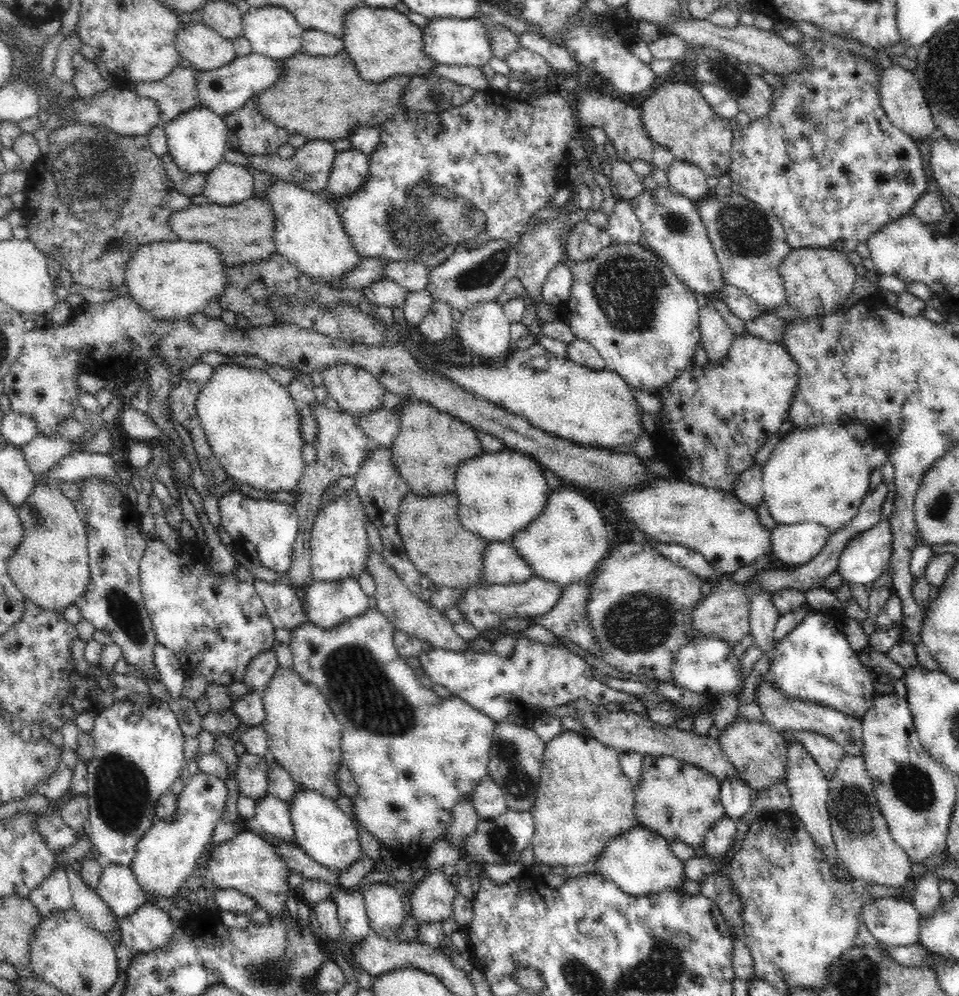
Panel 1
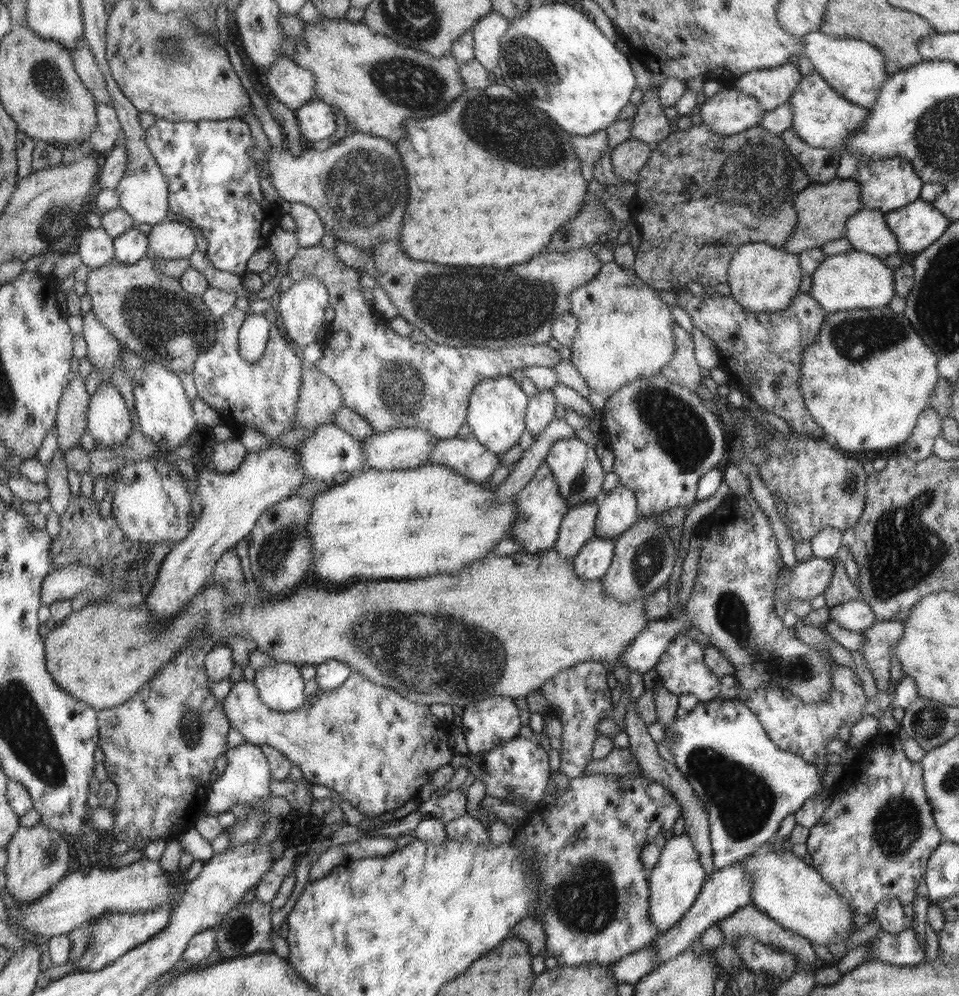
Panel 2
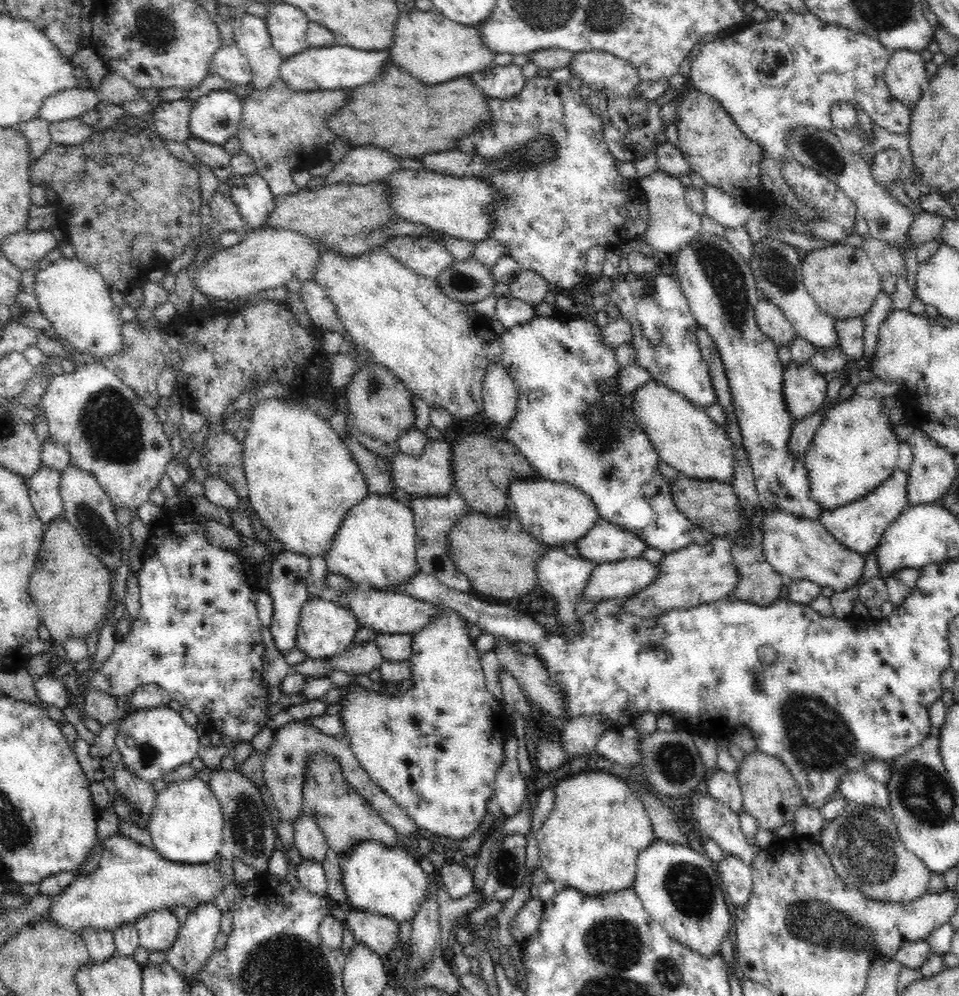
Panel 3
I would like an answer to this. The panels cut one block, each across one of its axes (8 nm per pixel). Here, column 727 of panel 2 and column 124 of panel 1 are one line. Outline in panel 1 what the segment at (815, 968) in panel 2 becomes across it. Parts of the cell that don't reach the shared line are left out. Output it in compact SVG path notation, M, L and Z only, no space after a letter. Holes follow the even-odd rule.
M147 902L134 914L118 920L118 928L123 935L122 945L132 953L152 953L165 948L175 934L175 926L168 910Z

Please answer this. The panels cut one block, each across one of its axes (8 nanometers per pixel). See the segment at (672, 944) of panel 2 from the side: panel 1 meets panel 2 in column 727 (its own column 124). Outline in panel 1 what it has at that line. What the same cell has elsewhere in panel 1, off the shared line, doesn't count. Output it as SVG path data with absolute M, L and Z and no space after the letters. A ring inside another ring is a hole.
M102 864L102 876L95 890L118 919L134 914L148 901L128 866Z

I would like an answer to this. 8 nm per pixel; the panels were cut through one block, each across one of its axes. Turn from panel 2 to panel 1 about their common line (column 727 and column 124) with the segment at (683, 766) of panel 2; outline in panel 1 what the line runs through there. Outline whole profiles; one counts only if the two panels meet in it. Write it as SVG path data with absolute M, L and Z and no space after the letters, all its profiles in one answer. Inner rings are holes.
M133 692L126 699L116 701L97 714L92 734L95 751L87 764L85 795L89 804L87 827L92 830L90 838L93 852L98 850L102 864L130 867L136 854L136 845L157 819L155 808L158 799L171 792L170 786L180 776L180 770L185 765L185 735L180 728L179 718L166 701L150 694Z

